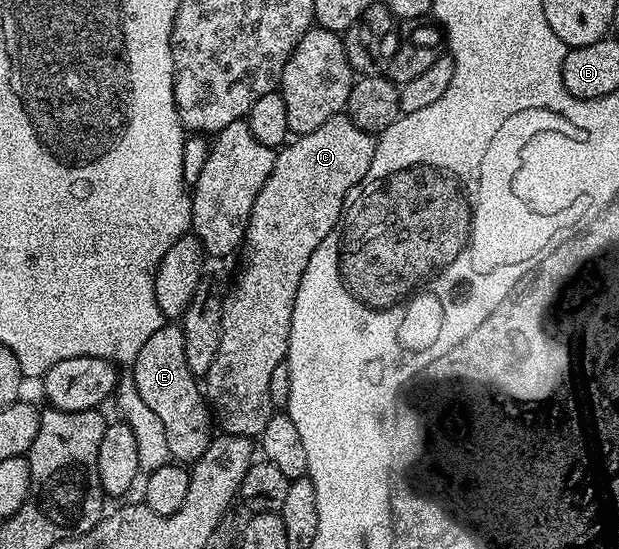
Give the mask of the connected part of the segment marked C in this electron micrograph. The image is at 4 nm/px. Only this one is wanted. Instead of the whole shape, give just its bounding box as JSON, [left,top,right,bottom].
[204,113,378,437]

